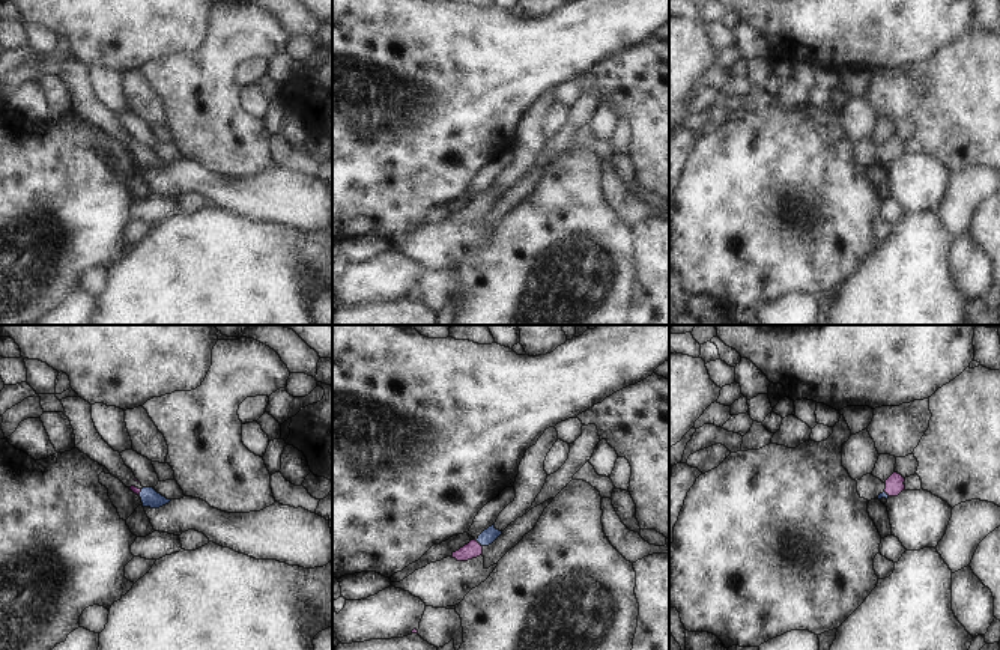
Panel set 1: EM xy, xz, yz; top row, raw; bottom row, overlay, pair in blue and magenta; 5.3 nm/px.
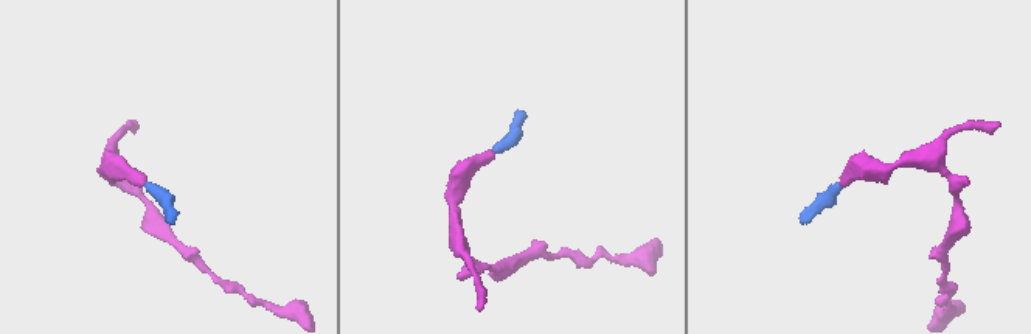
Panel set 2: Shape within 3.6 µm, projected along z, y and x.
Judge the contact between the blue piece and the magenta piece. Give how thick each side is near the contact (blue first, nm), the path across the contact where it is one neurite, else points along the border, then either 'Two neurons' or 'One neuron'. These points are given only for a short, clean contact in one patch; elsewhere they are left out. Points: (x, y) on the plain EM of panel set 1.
Thickness 80 nm (blue) against 90 nm. Path across: xz (490, 197), (478, 205), (472, 212). One neuron

